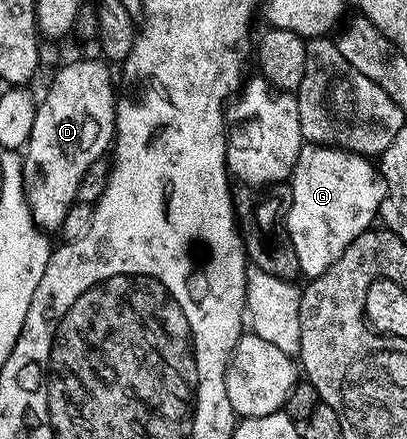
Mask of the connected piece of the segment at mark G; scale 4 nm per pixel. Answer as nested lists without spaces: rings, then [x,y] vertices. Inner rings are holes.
[[[320,144],[302,145],[297,167],[293,169],[293,199],[285,216],[285,230],[289,233],[289,241],[293,243],[293,251],[299,260],[299,271],[302,275],[306,274],[306,279],[321,277],[323,272],[327,272],[327,268],[331,268],[331,264],[335,264],[335,260],[339,260],[339,256],[343,256],[351,240],[355,240],[364,230],[374,225],[387,187],[378,167],[369,162],[372,161],[368,157],[348,150]]]

